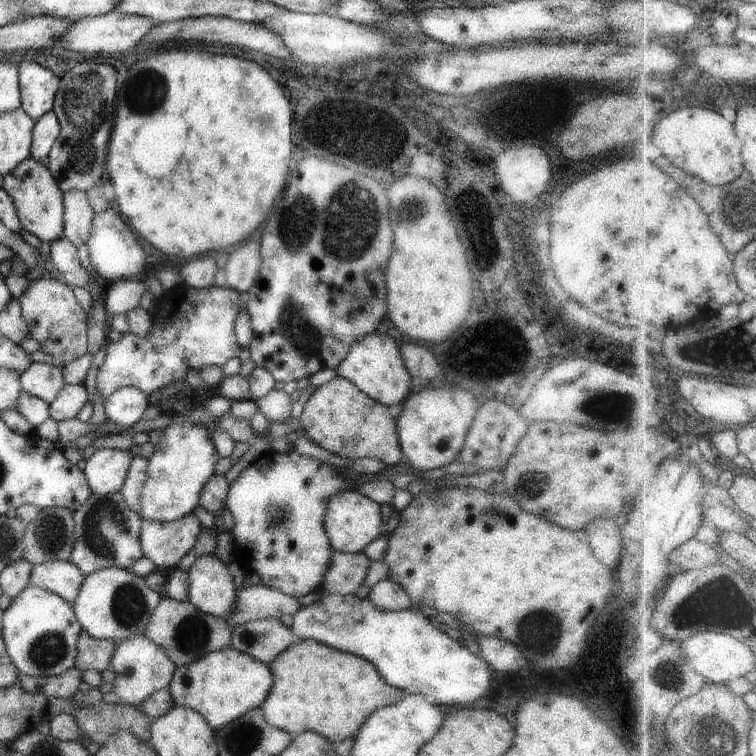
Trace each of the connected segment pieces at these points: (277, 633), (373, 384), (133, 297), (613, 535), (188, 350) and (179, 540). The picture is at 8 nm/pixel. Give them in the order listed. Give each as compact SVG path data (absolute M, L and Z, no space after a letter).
M257 619L232 630L231 648L266 665L298 642L293 630L278 619Z
M377 330L372 334L360 336L360 339L348 348L348 354L336 369L338 376L350 380L360 389L360 392L388 407L395 404L402 405L402 402L414 391L413 378L406 370L400 347L390 335L381 334Z
M140 279L107 283L103 289L102 304L107 316L124 314L130 308L139 308L142 296L148 292L148 286Z
M594 518L585 531L594 556L608 568L616 570L623 548L621 524L616 519Z
M178 285L173 290L164 294L164 298L155 298L153 310L149 313L153 320L150 336L136 336L134 332L120 333L120 339L116 342L106 342L104 350L106 355L102 366L97 370L96 394L106 400L116 390L134 386L140 389L146 396L154 394L156 390L169 386L175 382L184 382L189 368L201 370L204 366L223 366L232 358L240 354L240 346L236 341L234 322L240 312L238 304L239 292L228 286L210 286L210 288L196 289L187 285Z
M193 513L168 523L143 520L140 536L143 556L167 574L194 548L202 532L202 524Z

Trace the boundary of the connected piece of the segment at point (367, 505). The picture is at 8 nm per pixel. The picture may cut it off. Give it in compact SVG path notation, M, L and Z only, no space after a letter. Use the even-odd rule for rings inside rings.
M350 489L340 490L329 498L323 524L333 551L344 553L364 552L366 546L378 539L384 530L381 507L364 494Z

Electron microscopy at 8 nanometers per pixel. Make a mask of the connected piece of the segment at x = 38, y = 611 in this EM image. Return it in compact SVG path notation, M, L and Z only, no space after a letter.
M31 585L12 599L10 607L3 612L1 637L20 676L56 677L75 668L82 632L71 604L41 587Z

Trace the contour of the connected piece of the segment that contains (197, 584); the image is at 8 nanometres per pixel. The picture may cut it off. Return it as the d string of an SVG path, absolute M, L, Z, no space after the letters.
M203 555L197 558L188 570L188 601L199 611L224 619L233 612L238 591L232 578L232 569L215 555Z

